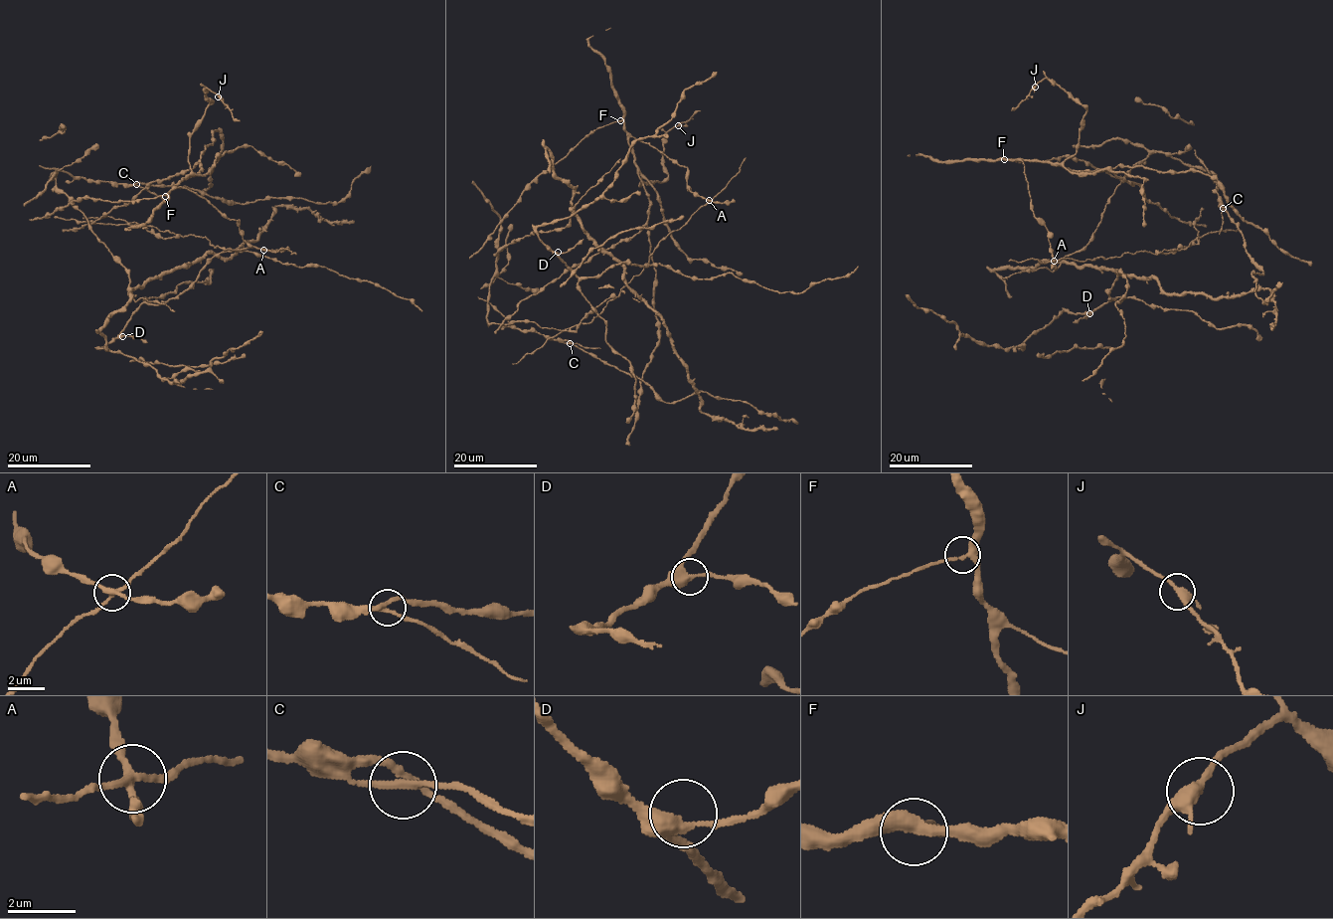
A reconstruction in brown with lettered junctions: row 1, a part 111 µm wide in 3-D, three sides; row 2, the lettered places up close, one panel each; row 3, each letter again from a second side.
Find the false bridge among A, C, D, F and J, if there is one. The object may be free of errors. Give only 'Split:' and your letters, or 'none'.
Split: none

